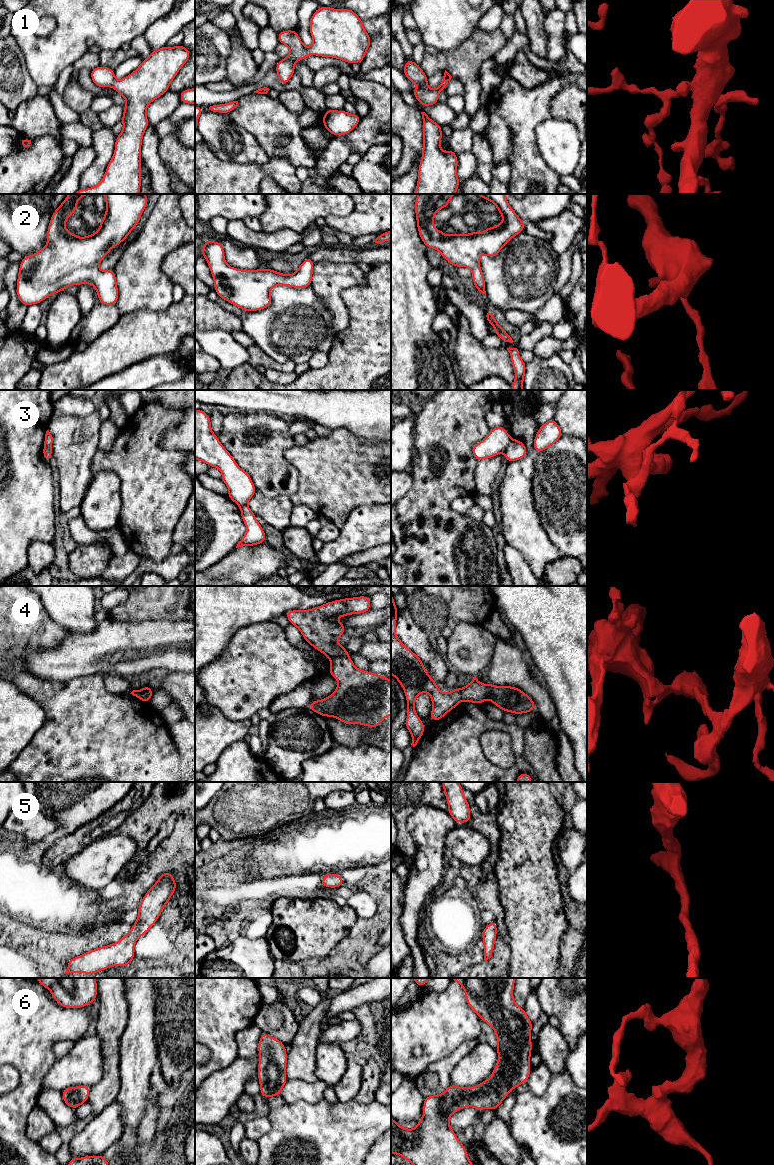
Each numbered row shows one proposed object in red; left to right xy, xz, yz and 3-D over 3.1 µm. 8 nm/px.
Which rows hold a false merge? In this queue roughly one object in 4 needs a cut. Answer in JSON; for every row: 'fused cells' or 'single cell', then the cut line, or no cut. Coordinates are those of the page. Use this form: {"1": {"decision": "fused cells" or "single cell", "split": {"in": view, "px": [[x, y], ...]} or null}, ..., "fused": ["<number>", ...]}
{"1": {"decision": "single cell", "split": null}, "2": {"decision": "single cell", "split": null}, "3": {"decision": "fused cells", "split": {"in": "yz", "px": [[512, 439], [504, 451]]}}, "4": {"decision": "fused cells", "split": {"in": "xy", "px": [[138, 690], [146, 699], [149, 699]]}}, "5": {"decision": "single cell", "split": null}, "6": {"decision": "single cell", "split": null}, "fused": ["3", "4"]}

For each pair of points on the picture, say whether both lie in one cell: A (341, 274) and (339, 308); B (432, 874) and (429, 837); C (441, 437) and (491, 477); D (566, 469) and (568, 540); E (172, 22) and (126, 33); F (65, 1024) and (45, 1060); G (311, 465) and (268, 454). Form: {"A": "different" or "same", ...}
{"A": "same", "B": "same", "C": "different", "D": "same", "E": "different", "F": "same", "G": "different"}

